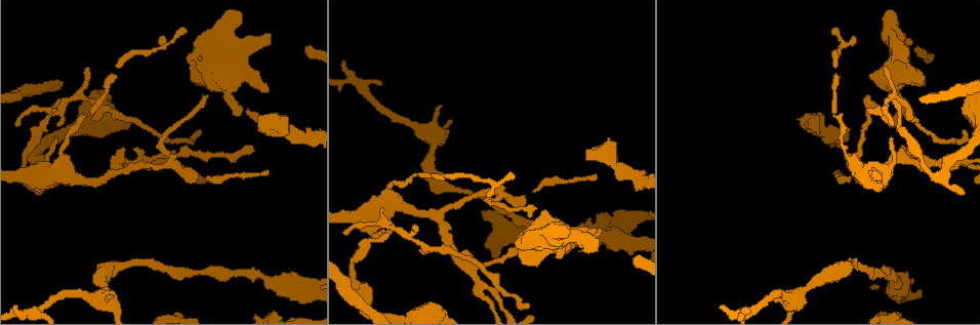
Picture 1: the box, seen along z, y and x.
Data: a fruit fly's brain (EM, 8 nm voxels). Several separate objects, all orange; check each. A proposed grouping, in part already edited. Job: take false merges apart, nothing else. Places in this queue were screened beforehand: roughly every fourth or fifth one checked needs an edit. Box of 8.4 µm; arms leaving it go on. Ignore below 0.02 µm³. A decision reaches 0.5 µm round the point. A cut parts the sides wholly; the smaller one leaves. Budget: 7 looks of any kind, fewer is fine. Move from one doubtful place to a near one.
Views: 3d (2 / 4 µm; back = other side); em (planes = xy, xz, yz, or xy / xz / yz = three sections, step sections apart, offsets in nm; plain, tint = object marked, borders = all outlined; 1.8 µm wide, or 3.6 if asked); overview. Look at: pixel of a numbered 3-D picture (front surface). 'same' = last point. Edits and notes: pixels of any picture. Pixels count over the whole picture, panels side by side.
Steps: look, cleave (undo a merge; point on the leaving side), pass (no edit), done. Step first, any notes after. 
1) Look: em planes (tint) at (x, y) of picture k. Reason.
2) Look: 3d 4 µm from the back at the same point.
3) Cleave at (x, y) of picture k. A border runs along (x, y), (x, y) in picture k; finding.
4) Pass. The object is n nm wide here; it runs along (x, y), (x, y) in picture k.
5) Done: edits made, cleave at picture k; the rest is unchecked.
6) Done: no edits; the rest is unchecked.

Look: em xz step 8 (tint) at (60, 101) of picture 1. Narrows sharply.

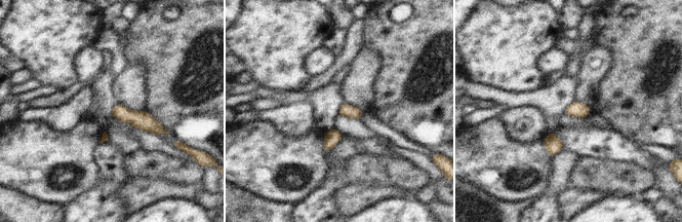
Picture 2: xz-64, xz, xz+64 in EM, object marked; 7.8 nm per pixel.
Look: em xy step 16 (tint) at the same point.

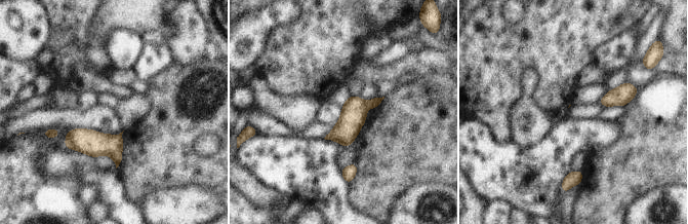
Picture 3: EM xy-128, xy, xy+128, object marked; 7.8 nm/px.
Pass. The object is 20 nm wide here; one cell here.

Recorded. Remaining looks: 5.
Look: 3d 4 µm at (470, 266) of picture 1. A narrow waist.

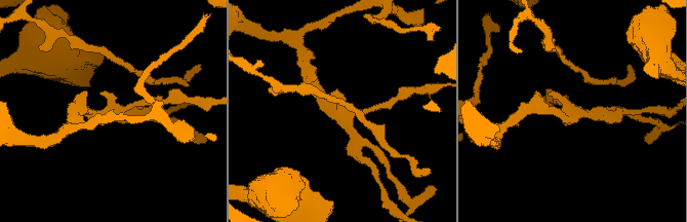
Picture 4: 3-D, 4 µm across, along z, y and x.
Look: em xz step 8 (tint) at (343, 116) of picture 4. Now the EM.

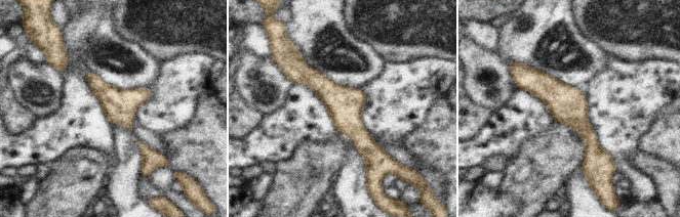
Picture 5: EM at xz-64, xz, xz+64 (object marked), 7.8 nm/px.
Look: em planes (borders) at the same point.

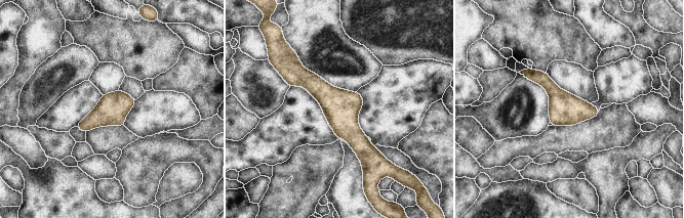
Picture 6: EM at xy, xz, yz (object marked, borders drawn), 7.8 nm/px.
Pass. The object is 240 nm wide here; one cell here.

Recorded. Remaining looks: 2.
Look: em planes (plain) at (798, 292) of picture 1. Thin neck.

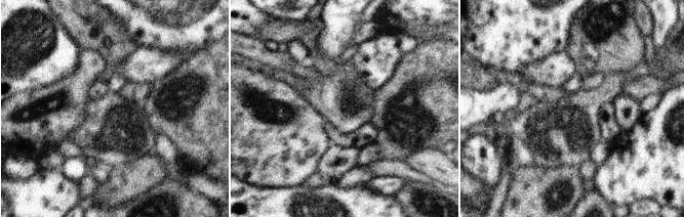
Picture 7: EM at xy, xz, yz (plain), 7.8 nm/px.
Look: em planes (tint) at the same point. With the object marked.

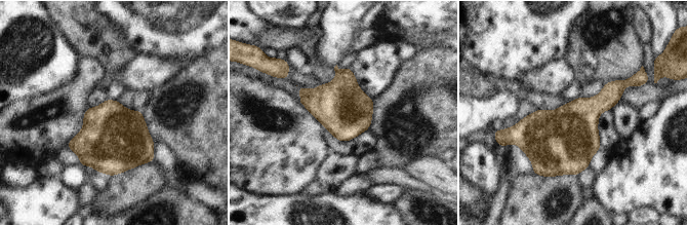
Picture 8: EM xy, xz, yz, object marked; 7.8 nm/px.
Pass. The object is 400 nm wide here; one cell here.

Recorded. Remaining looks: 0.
Done: no edits; the rest is unchecked.

